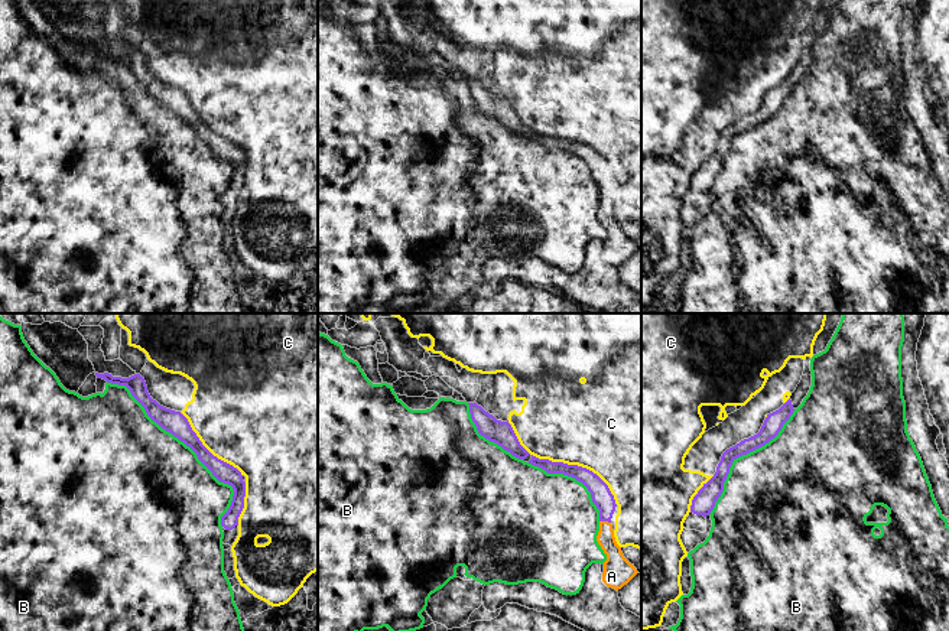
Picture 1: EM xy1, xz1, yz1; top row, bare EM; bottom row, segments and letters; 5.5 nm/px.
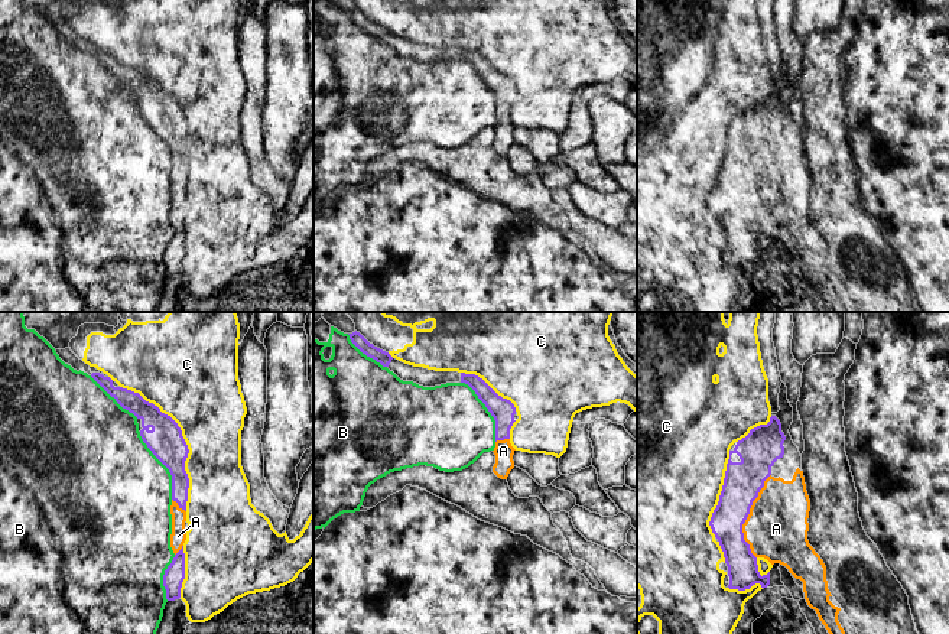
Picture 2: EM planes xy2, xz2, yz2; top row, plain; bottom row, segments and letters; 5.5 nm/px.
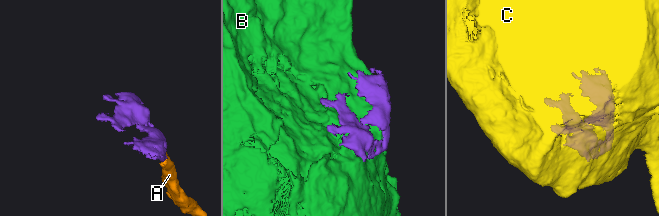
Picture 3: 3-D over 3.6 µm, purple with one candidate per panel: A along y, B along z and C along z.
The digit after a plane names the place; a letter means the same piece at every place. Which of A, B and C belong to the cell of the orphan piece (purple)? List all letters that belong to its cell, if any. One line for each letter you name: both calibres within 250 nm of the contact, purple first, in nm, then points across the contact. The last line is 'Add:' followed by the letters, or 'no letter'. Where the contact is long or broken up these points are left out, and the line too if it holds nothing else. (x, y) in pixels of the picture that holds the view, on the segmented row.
A: calibres 220 and 360 nm
Add: A

